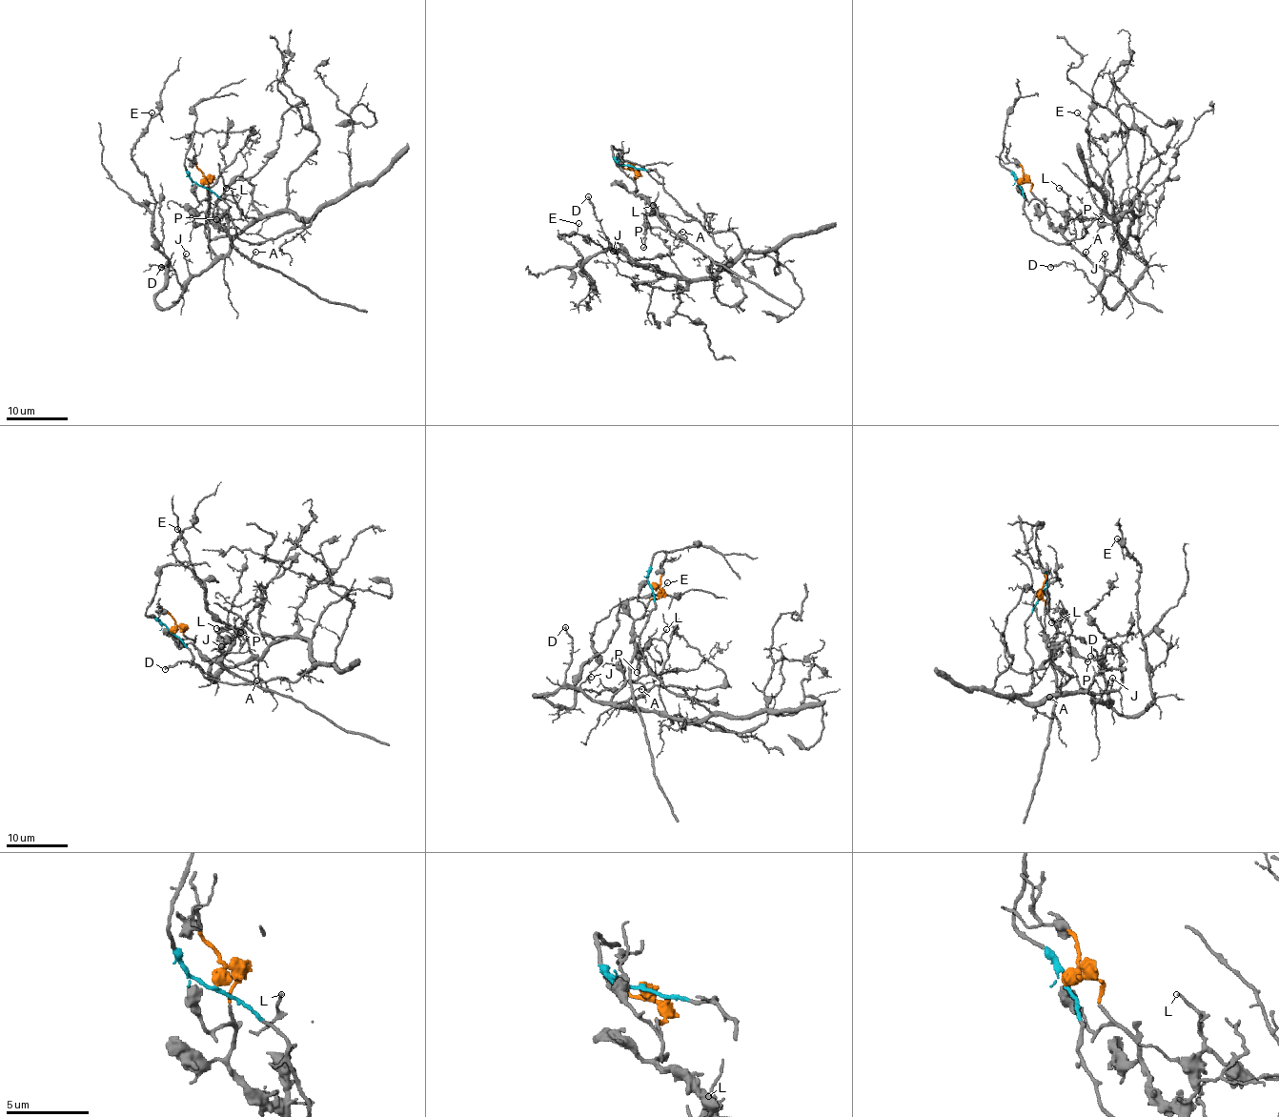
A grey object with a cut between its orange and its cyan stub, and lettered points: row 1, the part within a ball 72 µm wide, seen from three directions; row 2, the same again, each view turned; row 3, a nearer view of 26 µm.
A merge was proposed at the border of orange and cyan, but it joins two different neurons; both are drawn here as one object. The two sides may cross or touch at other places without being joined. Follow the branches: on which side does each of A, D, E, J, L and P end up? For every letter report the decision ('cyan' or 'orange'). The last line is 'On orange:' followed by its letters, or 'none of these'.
A: orange
D: cyan
E: cyan
J: cyan
L: orange
P: orange
On orange: A, L, P

